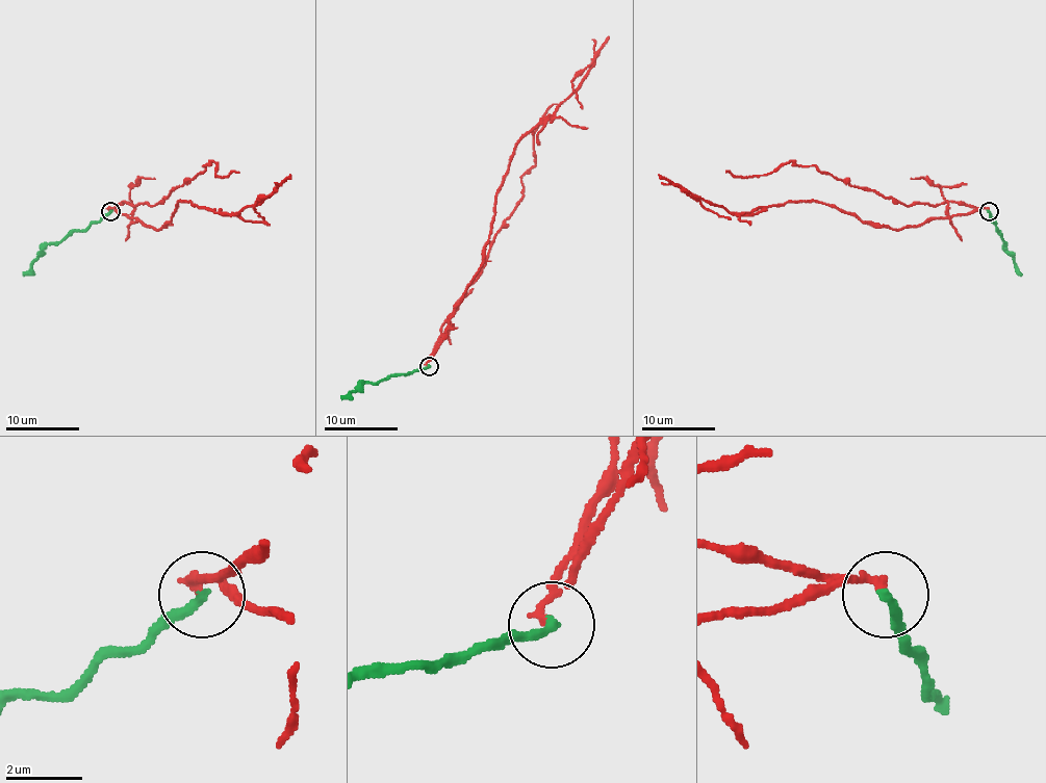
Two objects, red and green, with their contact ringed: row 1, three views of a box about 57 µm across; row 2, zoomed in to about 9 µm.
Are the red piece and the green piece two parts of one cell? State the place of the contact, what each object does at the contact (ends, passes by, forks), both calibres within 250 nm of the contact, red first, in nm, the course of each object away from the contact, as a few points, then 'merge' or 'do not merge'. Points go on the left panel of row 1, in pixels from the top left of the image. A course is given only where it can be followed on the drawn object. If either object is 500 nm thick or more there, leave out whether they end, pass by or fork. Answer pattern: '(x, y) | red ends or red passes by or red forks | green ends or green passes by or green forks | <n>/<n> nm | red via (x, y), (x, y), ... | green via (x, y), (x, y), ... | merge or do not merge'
(110, 211) | red ends | green ends | 220/260 nm | red via (110, 210), (160, 229), (168, 224), (178, 202), (237, 214), (247, 207), (258, 205), (289, 174) | green via (110, 210), (80, 231), (70, 231), (58, 242), (47, 245), (23, 276) | do not merge

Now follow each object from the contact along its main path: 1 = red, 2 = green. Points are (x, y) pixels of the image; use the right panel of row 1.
1: (989, 210), (893, 229), (817, 202), (787, 202), (732, 214), (658, 174)
2: (989, 210), (1005, 242), (1003, 245), (1022, 276)

